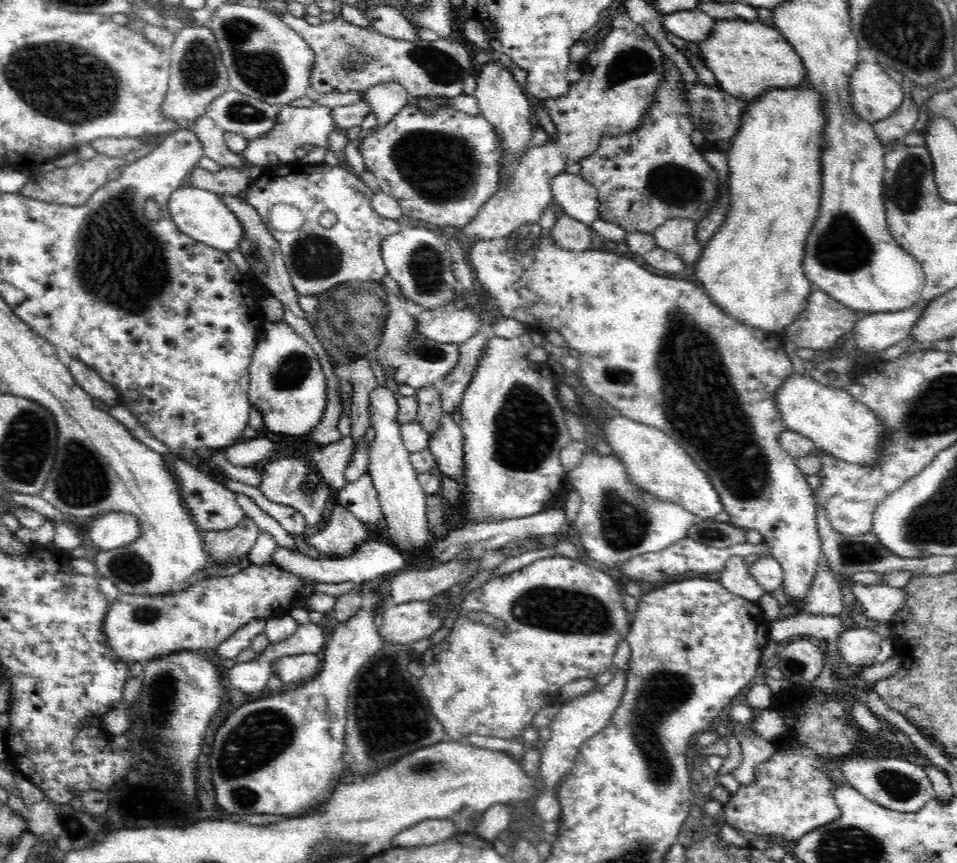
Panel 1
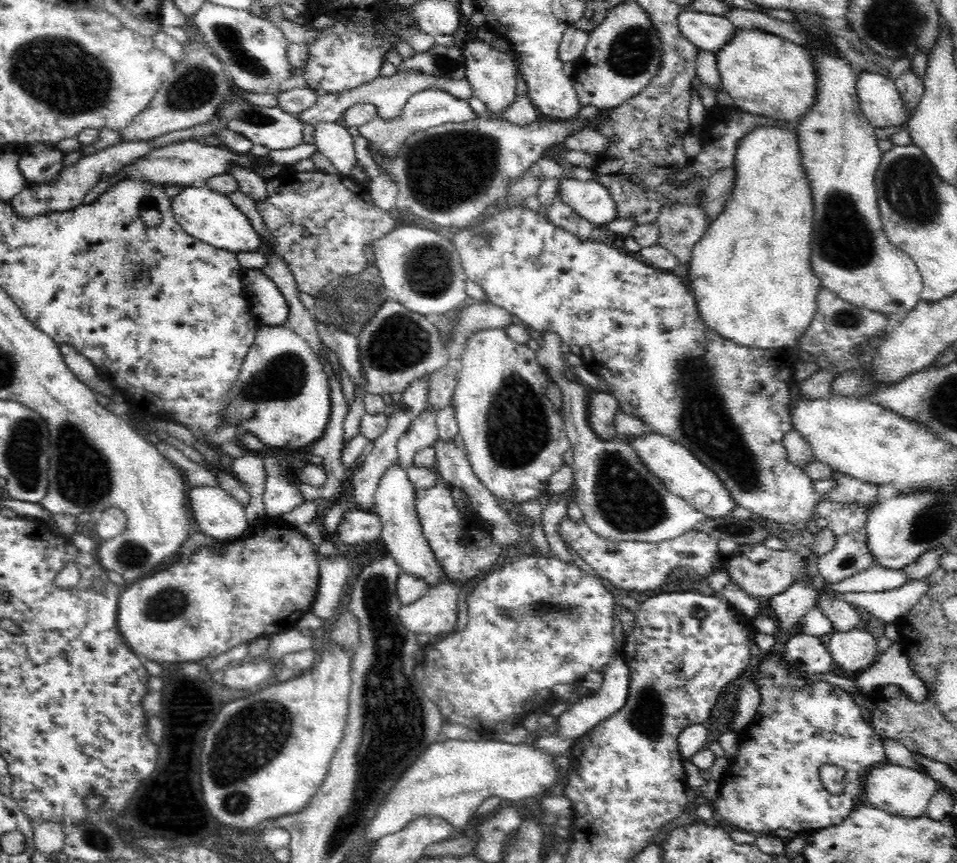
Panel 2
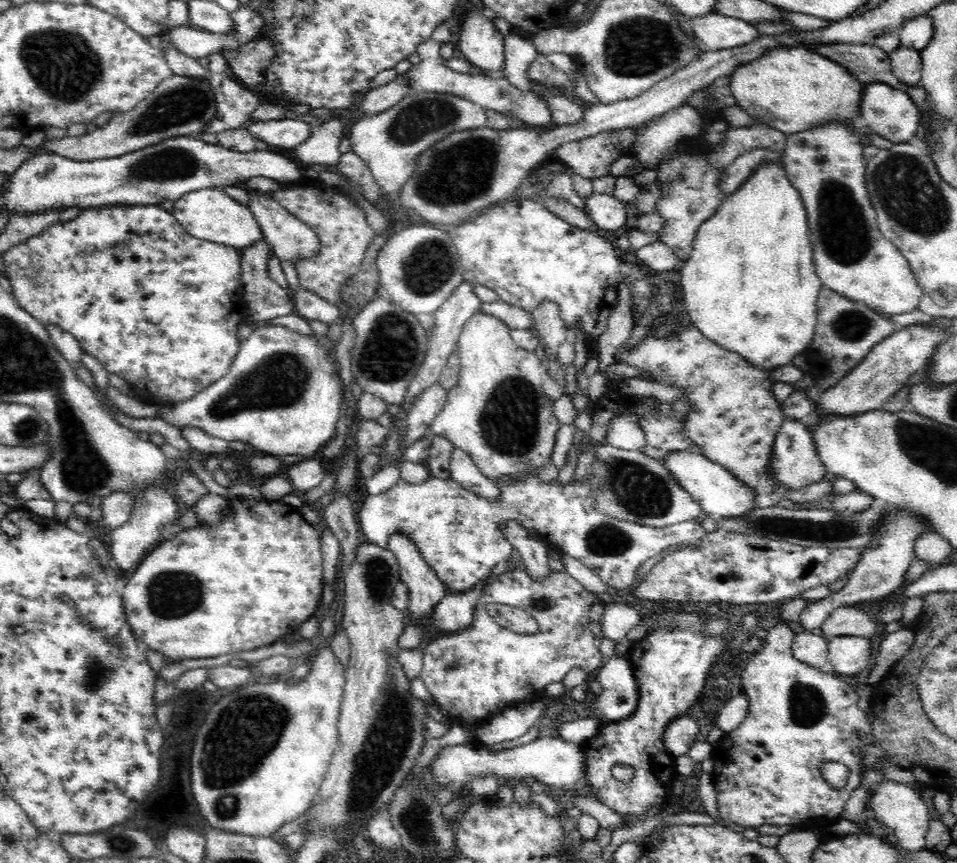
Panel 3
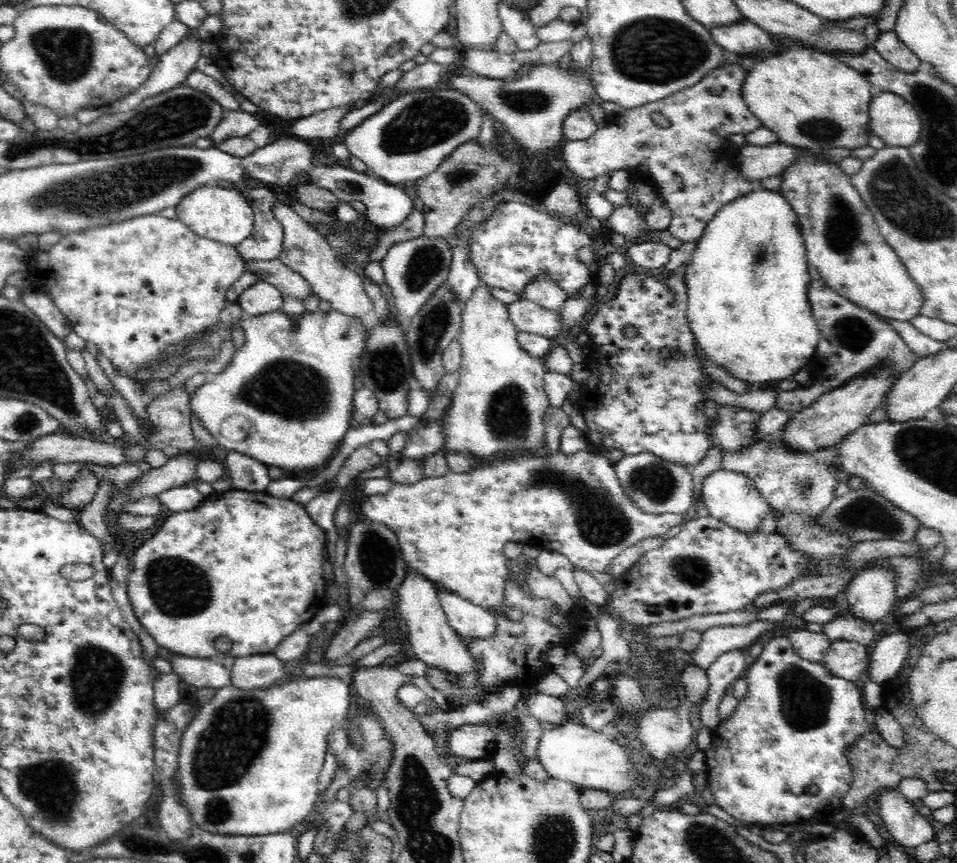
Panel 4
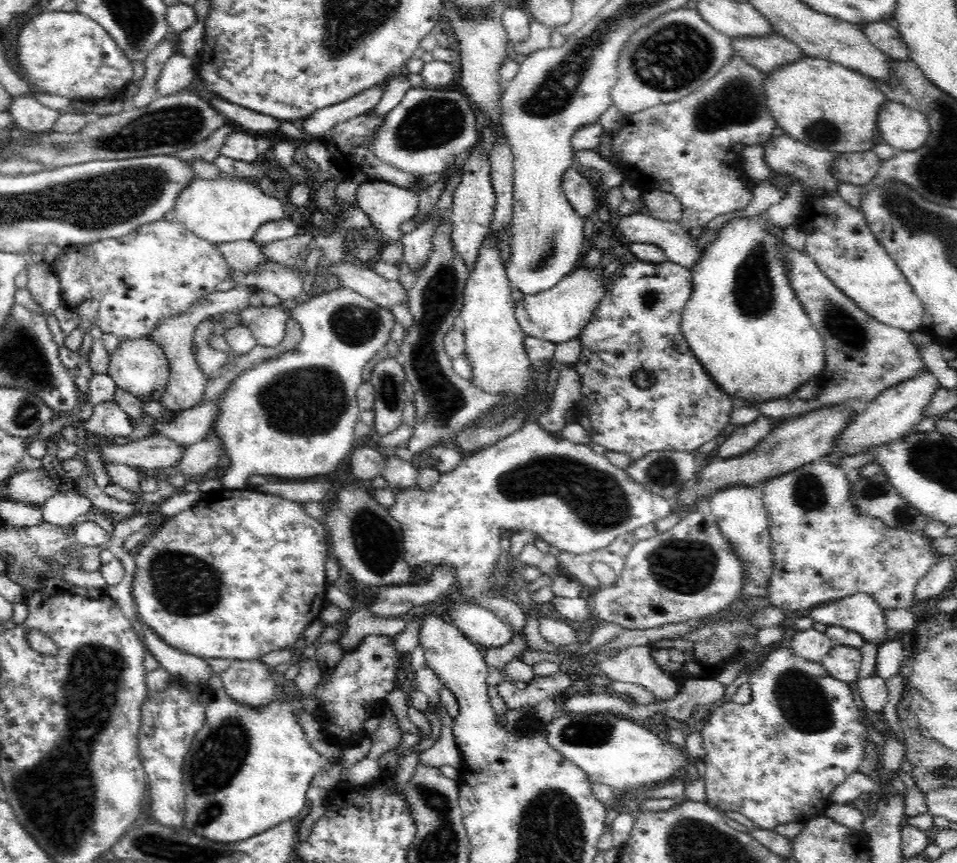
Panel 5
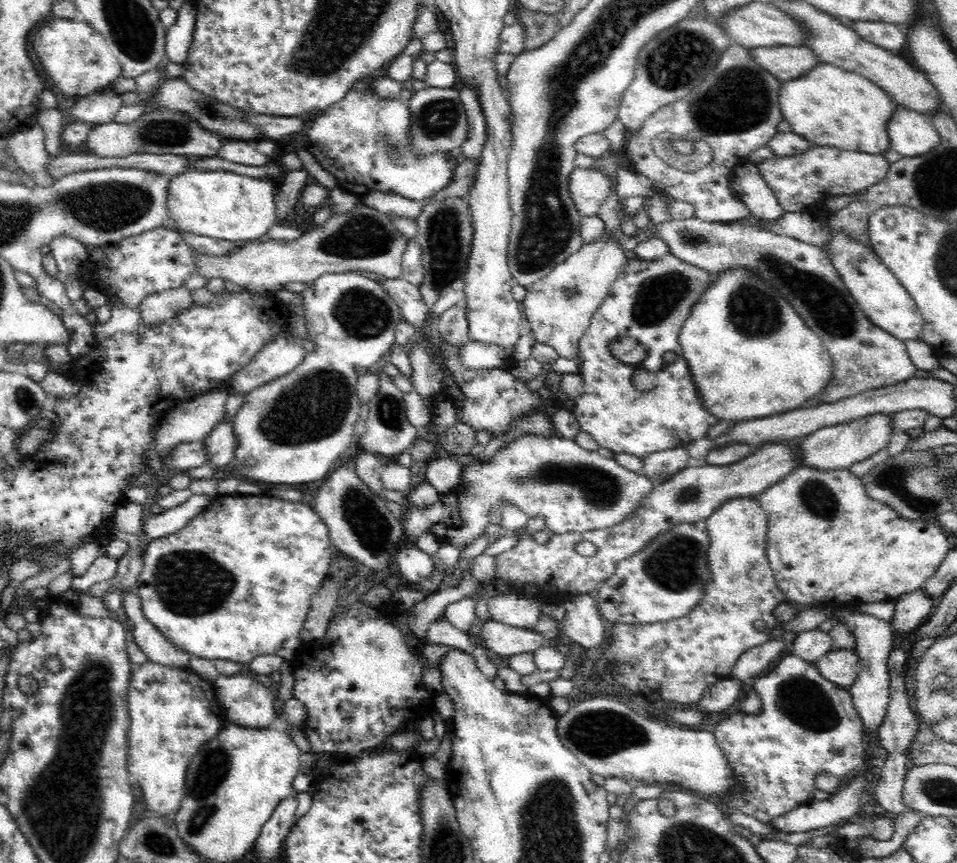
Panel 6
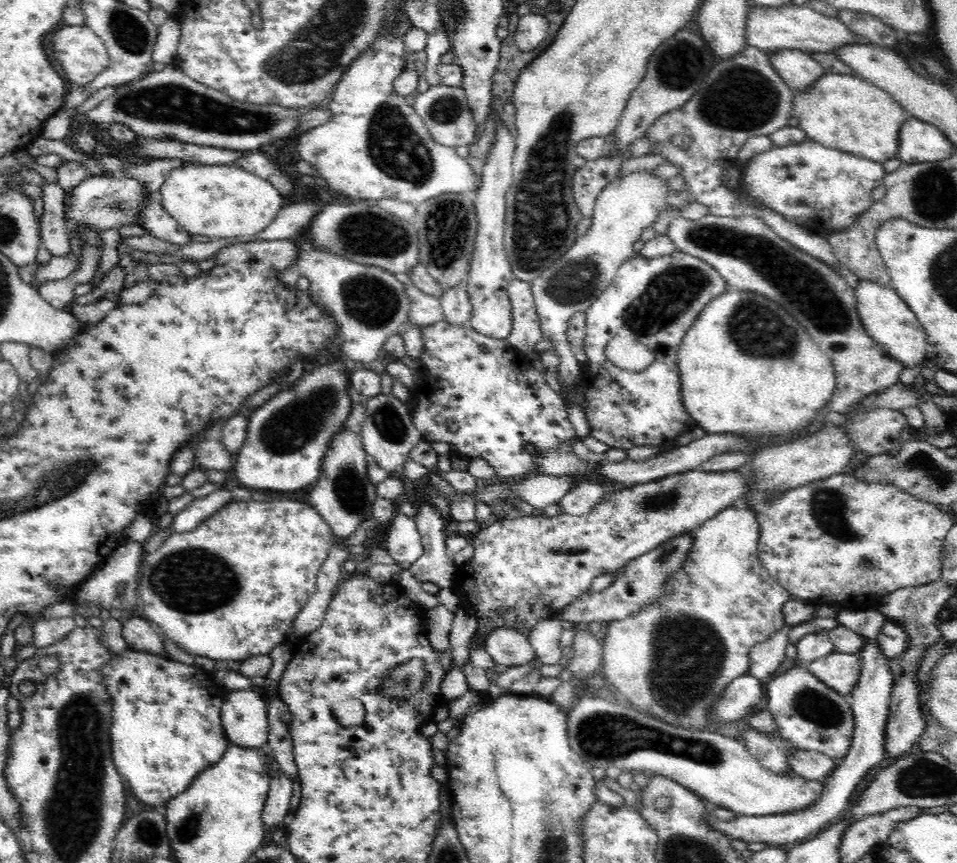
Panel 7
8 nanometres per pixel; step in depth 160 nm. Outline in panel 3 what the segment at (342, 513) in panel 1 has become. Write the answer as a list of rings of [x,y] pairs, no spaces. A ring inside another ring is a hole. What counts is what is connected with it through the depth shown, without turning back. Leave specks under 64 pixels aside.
[[[593,472],[588,473],[583,483],[572,480],[568,485],[560,485],[558,478],[552,482],[543,482],[536,473],[530,475],[514,481],[512,479],[499,481],[501,496],[495,502],[462,489],[460,484],[453,479],[446,481],[440,478],[430,478],[427,482],[418,485],[400,480],[391,490],[383,494],[368,495],[358,512],[357,519],[367,542],[377,544],[382,548],[387,546],[393,532],[402,531],[410,535],[420,550],[421,557],[432,568],[432,572],[436,573],[440,581],[448,588],[456,592],[474,588],[480,580],[488,578],[492,568],[499,562],[509,561],[513,546],[505,539],[501,530],[506,529],[505,526],[510,521],[522,523],[524,528],[538,535],[538,538],[544,539],[551,548],[556,548],[582,562],[590,571],[615,589],[636,586],[640,580],[636,579],[636,571],[646,560],[655,558],[662,553],[662,550],[670,546],[675,548],[695,546],[707,532],[700,520],[654,528],[605,516],[593,506],[594,500],[598,498],[598,479]]]

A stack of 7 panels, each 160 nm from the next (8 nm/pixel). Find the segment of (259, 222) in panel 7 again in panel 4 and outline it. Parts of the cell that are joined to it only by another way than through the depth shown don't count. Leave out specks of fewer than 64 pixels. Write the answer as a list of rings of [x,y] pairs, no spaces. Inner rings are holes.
[[[202,186],[181,198],[176,206],[178,219],[198,236],[237,246],[252,236],[255,215],[251,203],[239,190],[220,186]]]

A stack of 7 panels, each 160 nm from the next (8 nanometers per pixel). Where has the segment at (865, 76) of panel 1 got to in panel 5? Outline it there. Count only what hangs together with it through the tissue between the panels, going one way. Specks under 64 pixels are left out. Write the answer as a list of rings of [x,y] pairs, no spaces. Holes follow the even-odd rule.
[[[887,100],[880,107],[877,128],[880,139],[901,152],[920,148],[931,133],[929,120],[918,110],[904,103]]]

